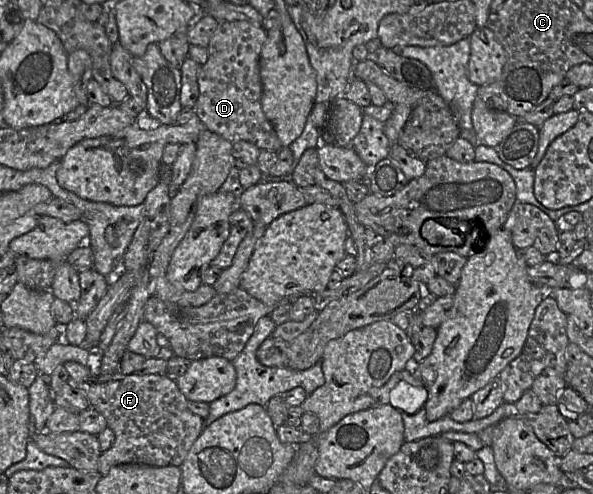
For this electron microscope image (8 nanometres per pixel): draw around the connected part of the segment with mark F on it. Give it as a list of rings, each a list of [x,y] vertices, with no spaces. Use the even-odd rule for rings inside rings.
[[[120,370],[112,374],[91,375],[78,382],[89,400],[90,406],[101,413],[107,426],[114,432],[115,440],[112,446],[101,453],[99,457],[99,472],[105,476],[111,467],[120,464],[145,464],[150,466],[180,466],[184,461],[194,441],[203,431],[204,419],[189,410],[188,400],[180,392],[176,380],[162,374],[123,374]]]

